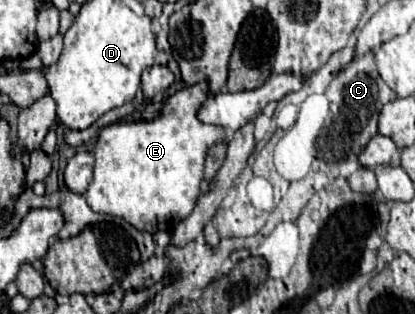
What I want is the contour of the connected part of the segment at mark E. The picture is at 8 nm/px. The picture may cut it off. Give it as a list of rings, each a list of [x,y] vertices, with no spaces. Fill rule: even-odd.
[[[199,83],[165,99],[161,117],[155,121],[115,123],[101,129],[93,145],[93,181],[85,191],[89,207],[95,213],[125,219],[139,231],[173,231],[193,211],[201,195],[199,183],[207,149],[217,139],[225,139],[221,127],[203,125],[197,119],[197,109],[207,97],[205,83]]]

